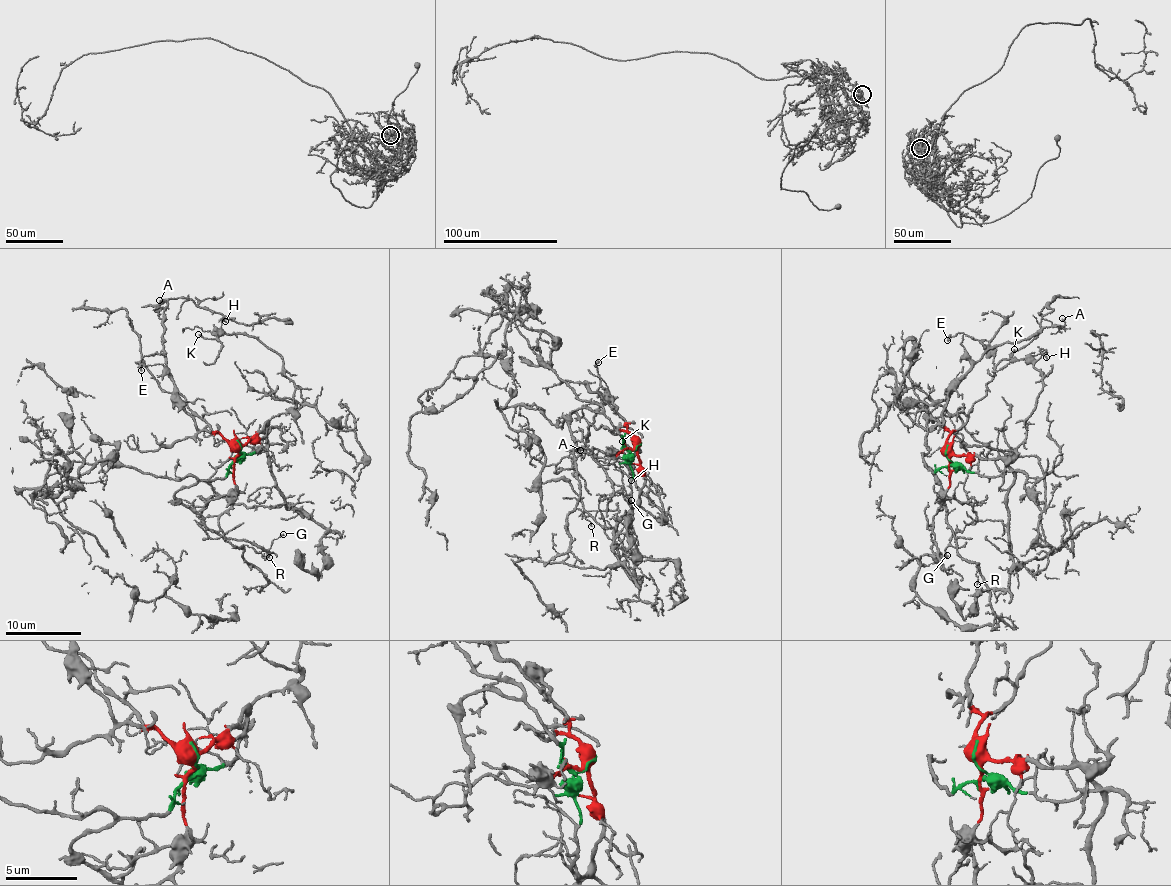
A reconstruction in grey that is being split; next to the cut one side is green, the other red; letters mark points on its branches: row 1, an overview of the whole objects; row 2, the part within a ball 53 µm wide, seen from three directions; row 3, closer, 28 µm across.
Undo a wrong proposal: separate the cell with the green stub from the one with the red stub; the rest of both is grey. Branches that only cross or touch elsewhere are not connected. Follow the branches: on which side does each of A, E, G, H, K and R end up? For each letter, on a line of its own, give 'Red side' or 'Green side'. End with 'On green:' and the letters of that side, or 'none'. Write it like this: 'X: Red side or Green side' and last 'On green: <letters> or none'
A: Red side
E: Red side
G: Red side
H: Red side
K: Red side
R: Green side
On green: R

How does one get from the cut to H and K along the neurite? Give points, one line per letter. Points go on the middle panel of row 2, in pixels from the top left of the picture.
H: (636, 446), (645, 475), (640, 506), (667, 522), (666, 511), (650, 503), (630, 474), (631, 481)
K: (636, 446), (645, 475), (640, 506), (666, 523), (666, 511), (642, 494), (631, 470), (634, 452), (622, 442)

